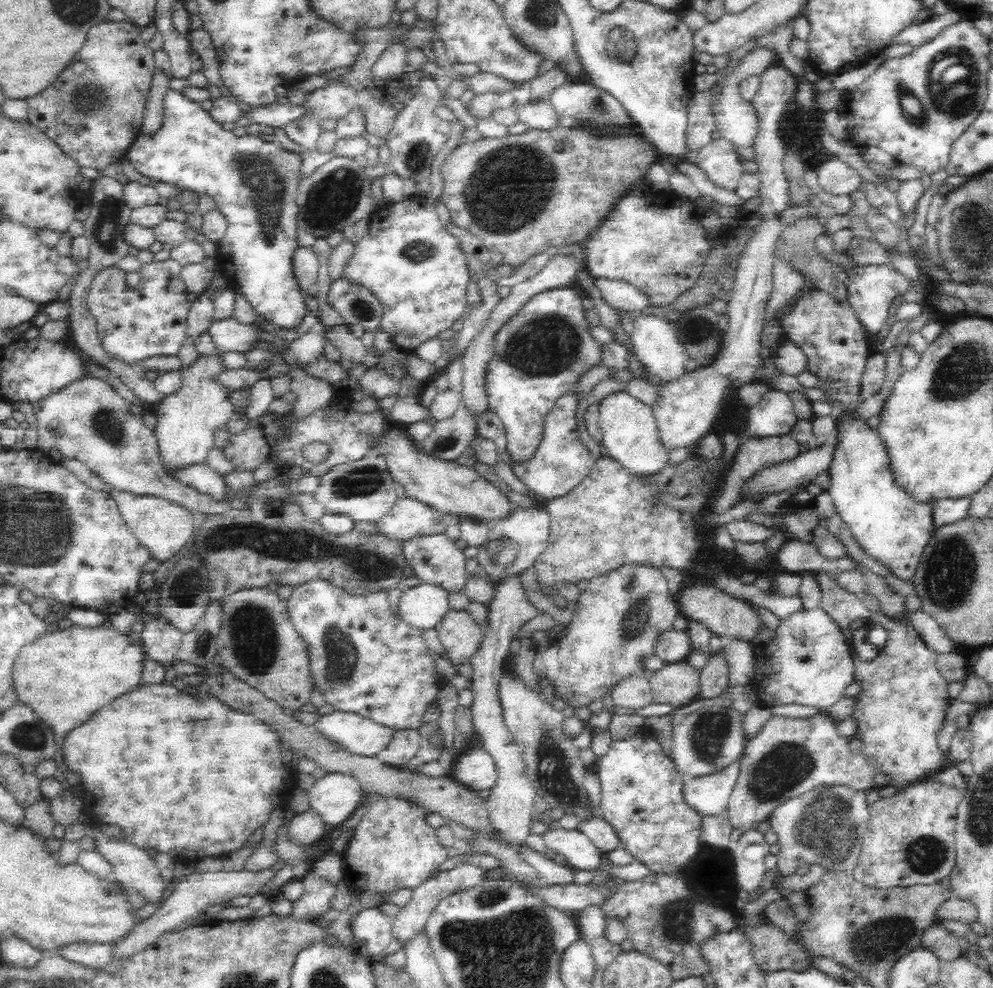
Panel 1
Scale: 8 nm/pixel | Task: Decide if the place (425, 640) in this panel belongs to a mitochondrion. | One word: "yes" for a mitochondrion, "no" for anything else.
no

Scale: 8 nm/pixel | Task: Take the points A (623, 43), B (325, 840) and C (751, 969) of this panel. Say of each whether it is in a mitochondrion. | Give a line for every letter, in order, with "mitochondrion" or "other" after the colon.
A: mitochondrion
B: other
C: other

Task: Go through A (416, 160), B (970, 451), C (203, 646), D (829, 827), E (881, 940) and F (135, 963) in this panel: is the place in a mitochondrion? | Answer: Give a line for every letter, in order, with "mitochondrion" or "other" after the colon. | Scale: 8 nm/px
A: mitochondrion
B: other
C: mitochondrion
D: mitochondrion
E: mitochondrion
F: other

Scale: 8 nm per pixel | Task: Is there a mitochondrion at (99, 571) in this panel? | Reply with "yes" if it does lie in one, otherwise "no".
no

